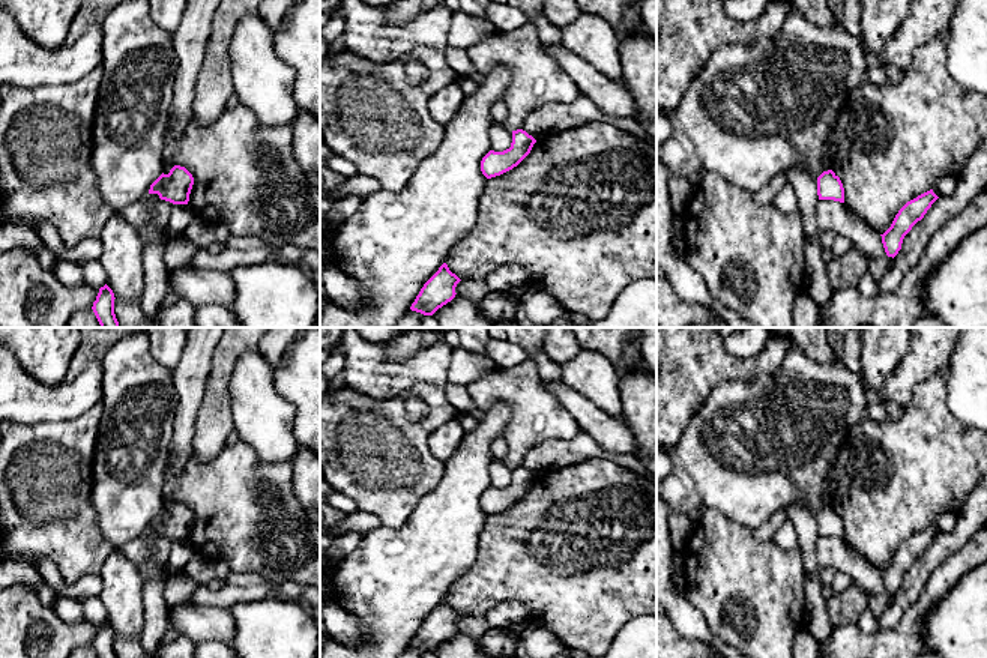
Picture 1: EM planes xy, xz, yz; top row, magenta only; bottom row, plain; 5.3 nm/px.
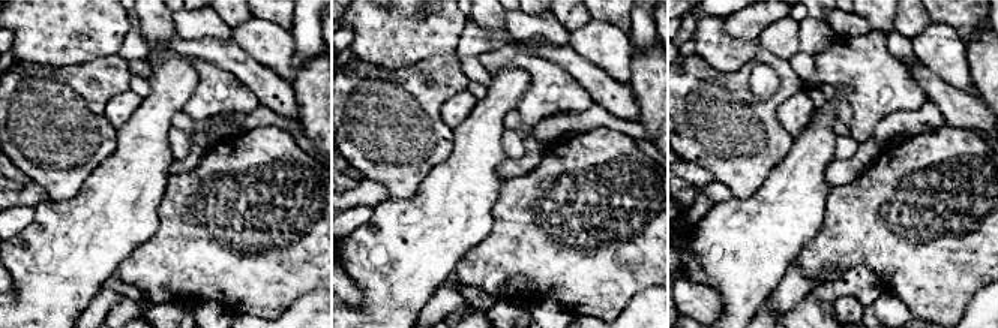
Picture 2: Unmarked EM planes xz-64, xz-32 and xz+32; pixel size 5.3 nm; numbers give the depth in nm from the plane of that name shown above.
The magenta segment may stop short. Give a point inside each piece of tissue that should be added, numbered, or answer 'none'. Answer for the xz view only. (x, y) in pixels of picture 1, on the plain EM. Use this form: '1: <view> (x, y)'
none

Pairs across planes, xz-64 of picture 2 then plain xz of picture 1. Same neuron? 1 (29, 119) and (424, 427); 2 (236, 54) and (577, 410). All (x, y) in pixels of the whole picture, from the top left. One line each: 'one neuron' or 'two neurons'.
1: one neuron
2: one neuron

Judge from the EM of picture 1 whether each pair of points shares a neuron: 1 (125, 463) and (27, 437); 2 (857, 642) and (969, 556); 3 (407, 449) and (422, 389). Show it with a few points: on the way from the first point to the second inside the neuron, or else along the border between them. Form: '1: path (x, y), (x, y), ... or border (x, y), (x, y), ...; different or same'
1: border (101, 421), (90, 490); different
2: path (887, 642), (912, 619), (939, 585); same
3: path (418, 434), (433, 419), (433, 404); same

